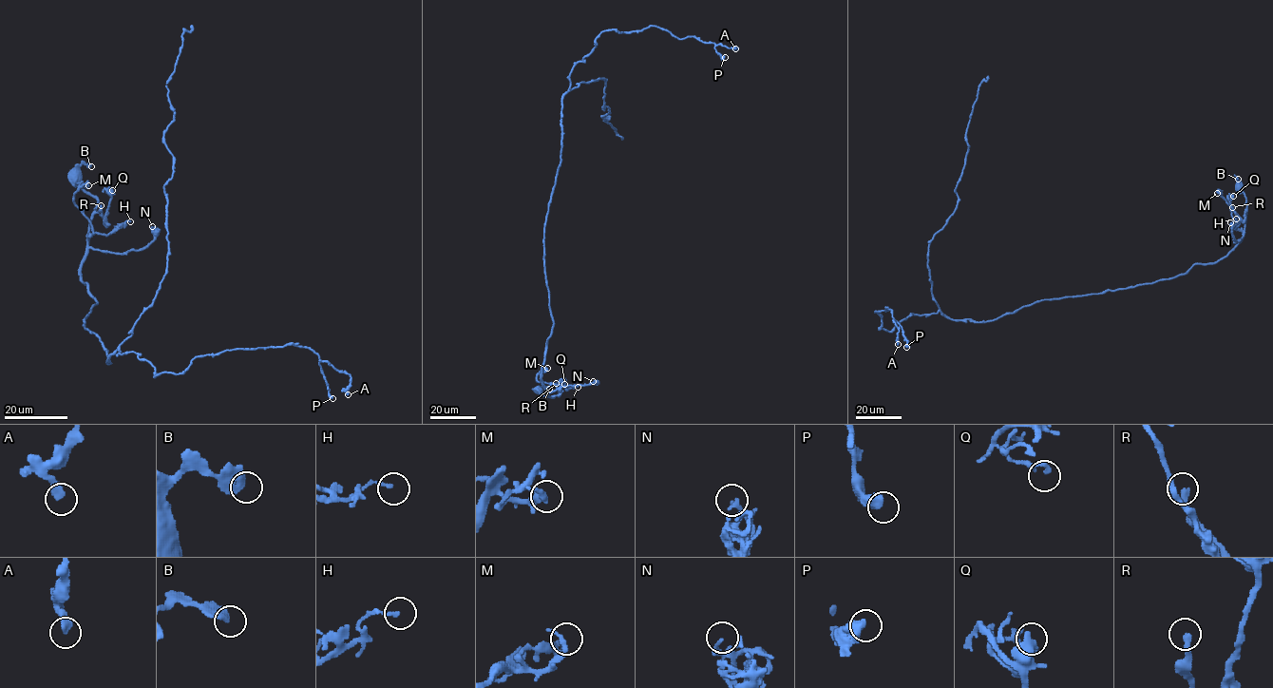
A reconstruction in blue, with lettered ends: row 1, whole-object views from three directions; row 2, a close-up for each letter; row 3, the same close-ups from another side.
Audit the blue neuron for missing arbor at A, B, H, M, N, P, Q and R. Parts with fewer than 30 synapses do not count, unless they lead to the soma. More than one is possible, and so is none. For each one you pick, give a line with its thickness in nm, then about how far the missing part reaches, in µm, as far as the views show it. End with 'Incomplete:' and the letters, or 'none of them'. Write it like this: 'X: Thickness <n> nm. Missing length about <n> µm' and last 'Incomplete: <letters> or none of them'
Incomplete: none of them

